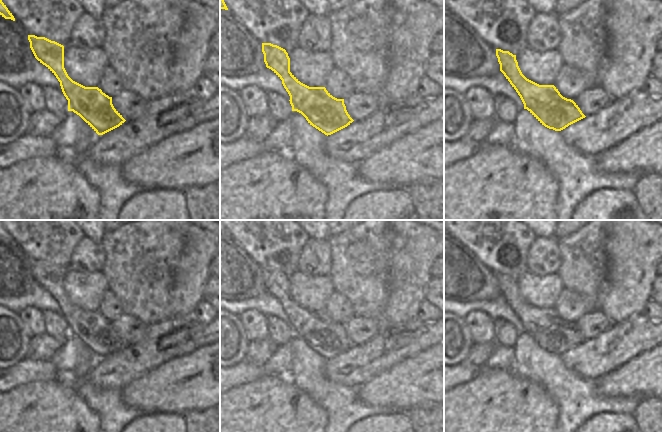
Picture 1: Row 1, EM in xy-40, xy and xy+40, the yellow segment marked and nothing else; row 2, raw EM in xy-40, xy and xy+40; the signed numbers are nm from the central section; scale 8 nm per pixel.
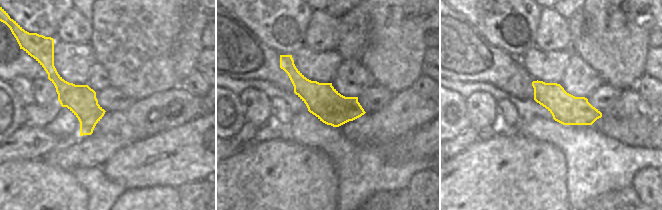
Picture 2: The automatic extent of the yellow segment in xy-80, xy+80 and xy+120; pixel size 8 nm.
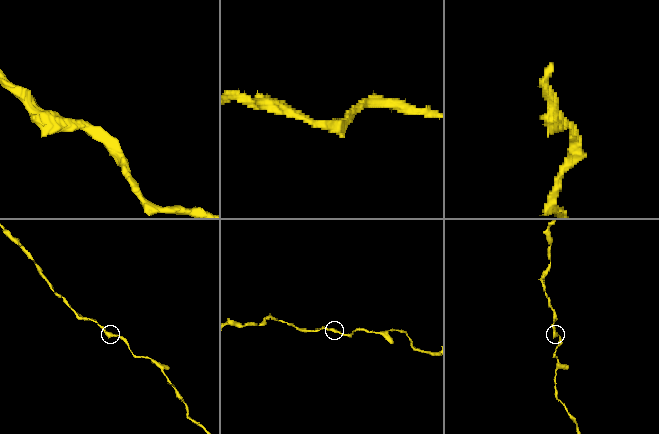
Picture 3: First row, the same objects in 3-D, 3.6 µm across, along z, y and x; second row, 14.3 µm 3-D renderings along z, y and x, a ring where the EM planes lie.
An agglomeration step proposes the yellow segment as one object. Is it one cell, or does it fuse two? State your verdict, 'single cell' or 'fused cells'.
single cell

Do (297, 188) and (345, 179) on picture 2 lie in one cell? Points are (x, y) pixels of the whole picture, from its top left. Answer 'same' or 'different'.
different

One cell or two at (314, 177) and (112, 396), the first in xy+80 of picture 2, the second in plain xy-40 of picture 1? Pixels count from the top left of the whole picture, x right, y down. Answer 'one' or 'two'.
two

